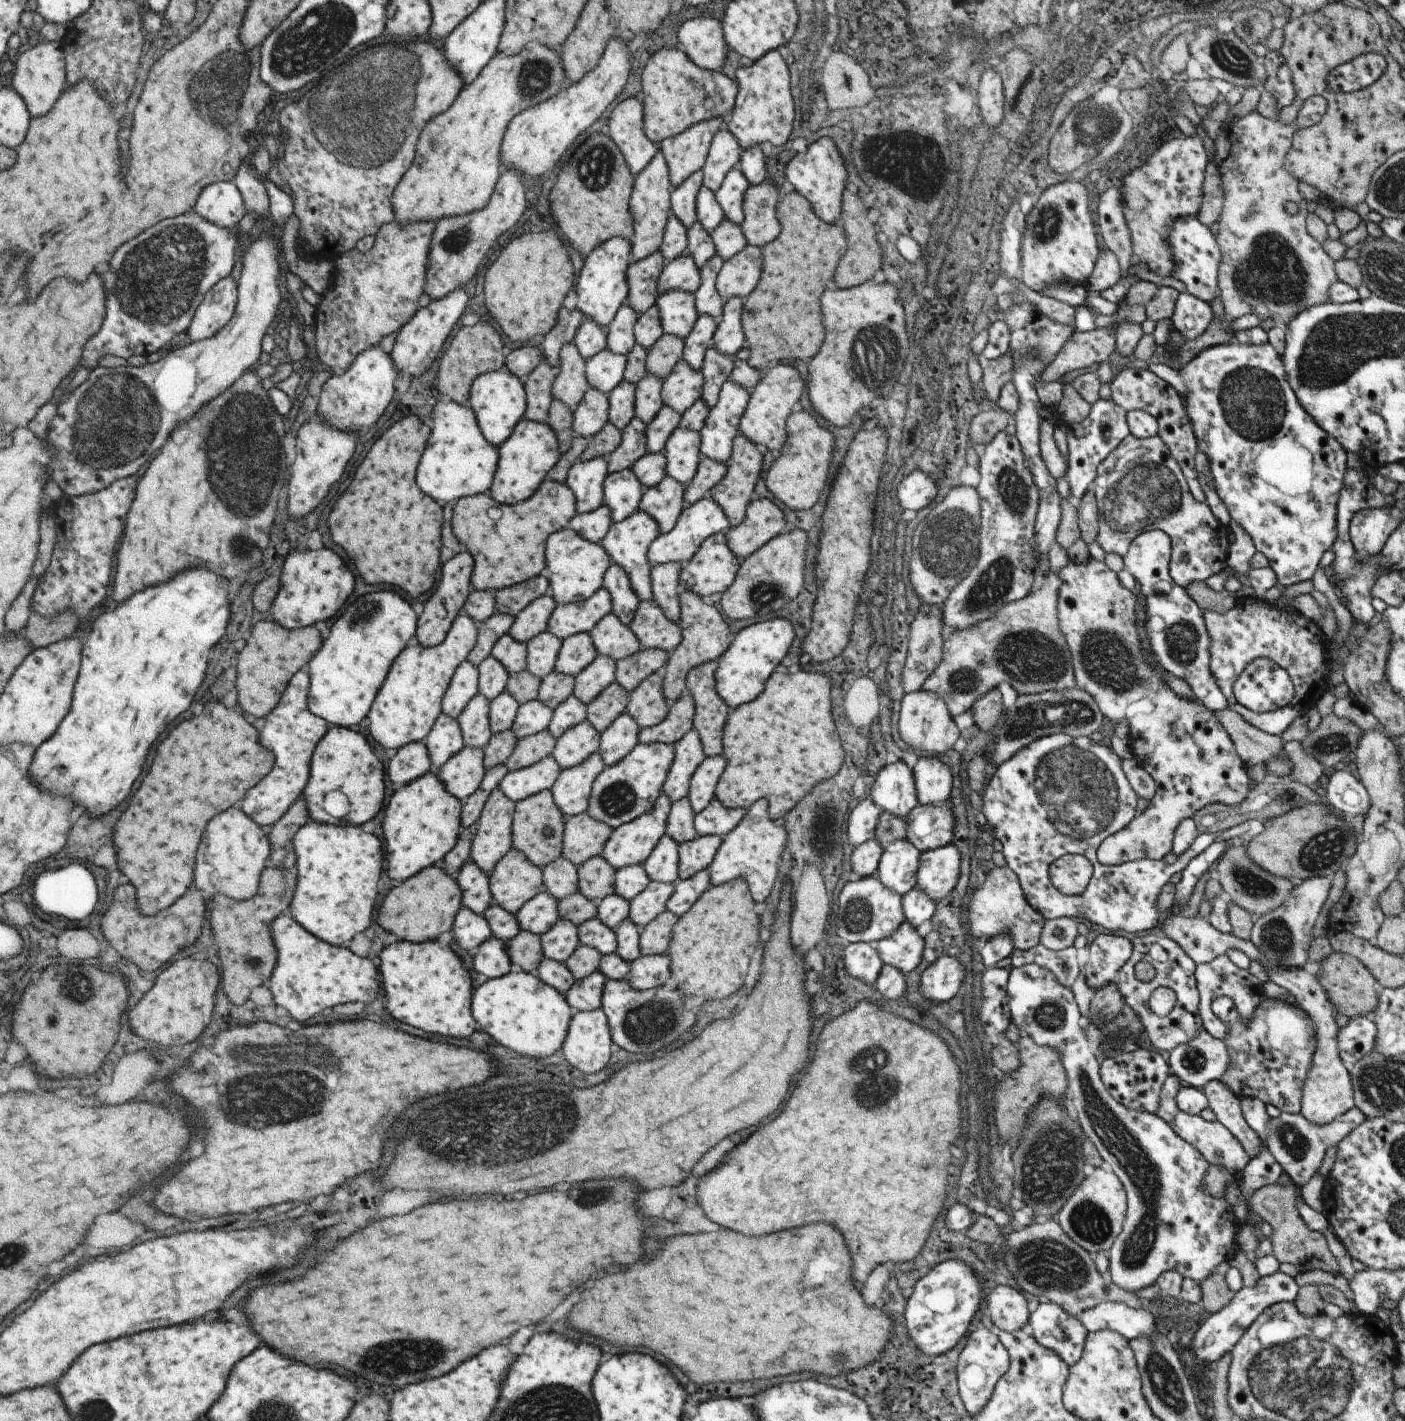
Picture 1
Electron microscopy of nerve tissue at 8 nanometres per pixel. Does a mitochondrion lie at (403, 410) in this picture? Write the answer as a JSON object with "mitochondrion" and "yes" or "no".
{"mitochondrion":"no"}

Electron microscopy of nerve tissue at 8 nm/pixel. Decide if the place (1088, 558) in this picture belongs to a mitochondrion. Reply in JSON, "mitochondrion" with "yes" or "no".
{"mitochondrion":"no"}

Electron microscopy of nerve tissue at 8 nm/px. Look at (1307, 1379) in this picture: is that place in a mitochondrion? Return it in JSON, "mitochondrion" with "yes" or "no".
{"mitochondrion":"yes"}

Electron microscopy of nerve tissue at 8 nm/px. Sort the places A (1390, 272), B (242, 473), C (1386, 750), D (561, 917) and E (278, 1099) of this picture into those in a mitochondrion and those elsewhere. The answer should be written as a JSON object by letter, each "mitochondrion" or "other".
{"A":"mitochondrion","B":"mitochondrion","C":"other","D":"other","E":"mitochondrion"}

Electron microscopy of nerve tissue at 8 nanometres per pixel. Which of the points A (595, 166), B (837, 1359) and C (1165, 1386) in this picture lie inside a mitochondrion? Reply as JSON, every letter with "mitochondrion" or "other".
{"A":"mitochondrion","B":"mitochondrion","C":"mitochondrion"}

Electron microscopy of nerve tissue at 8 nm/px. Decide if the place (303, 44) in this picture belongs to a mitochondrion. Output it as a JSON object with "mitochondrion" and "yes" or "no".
{"mitochondrion":"yes"}

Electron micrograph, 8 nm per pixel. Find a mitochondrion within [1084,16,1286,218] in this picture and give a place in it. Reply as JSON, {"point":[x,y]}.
{"point":[1228,57]}

